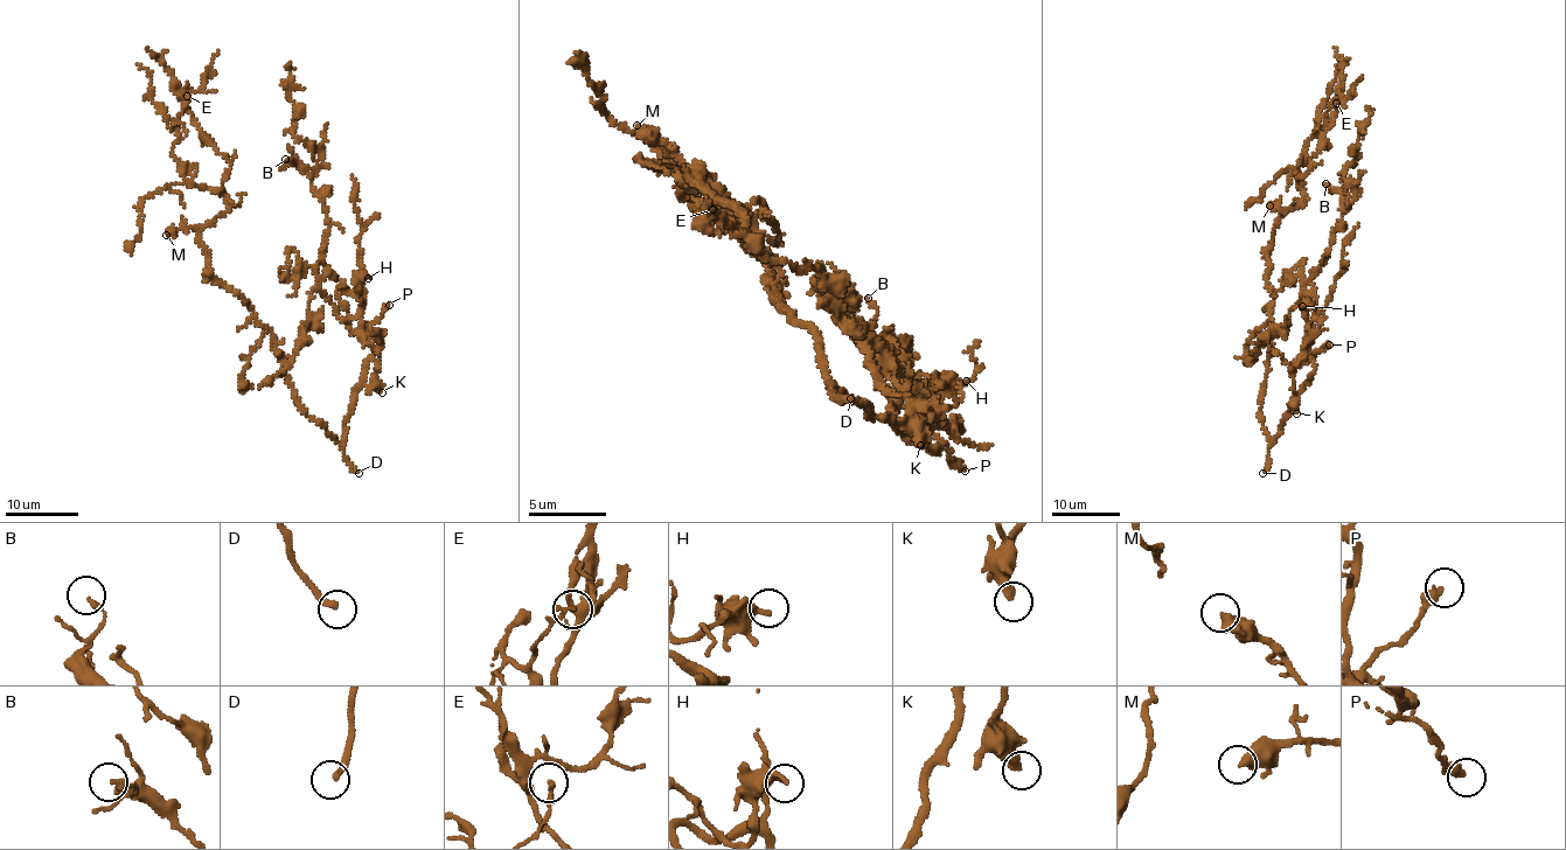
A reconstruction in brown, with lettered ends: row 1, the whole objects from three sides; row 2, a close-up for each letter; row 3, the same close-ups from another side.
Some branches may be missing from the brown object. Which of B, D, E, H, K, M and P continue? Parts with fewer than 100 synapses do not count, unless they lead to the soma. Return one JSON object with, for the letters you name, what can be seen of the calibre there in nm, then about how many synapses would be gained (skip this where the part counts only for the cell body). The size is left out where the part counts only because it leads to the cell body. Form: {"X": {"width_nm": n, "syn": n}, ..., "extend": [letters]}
{"D": {"width_nm": 240}, "extend": ["D"]}

